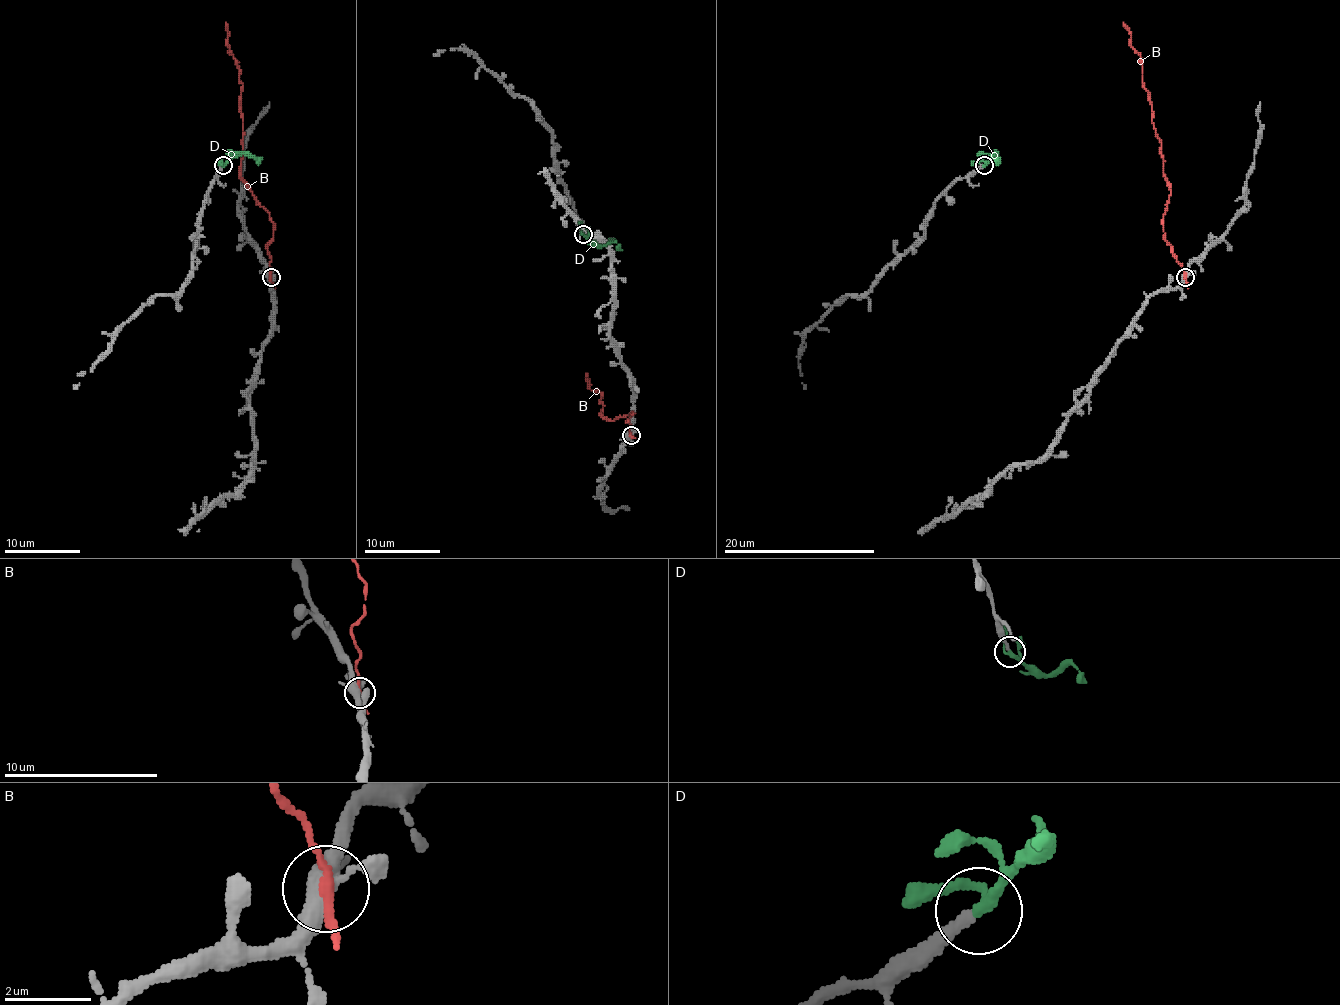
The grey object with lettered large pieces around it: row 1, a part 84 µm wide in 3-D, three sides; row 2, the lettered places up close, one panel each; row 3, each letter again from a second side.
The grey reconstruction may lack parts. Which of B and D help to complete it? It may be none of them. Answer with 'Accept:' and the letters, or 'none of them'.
Accept: D

